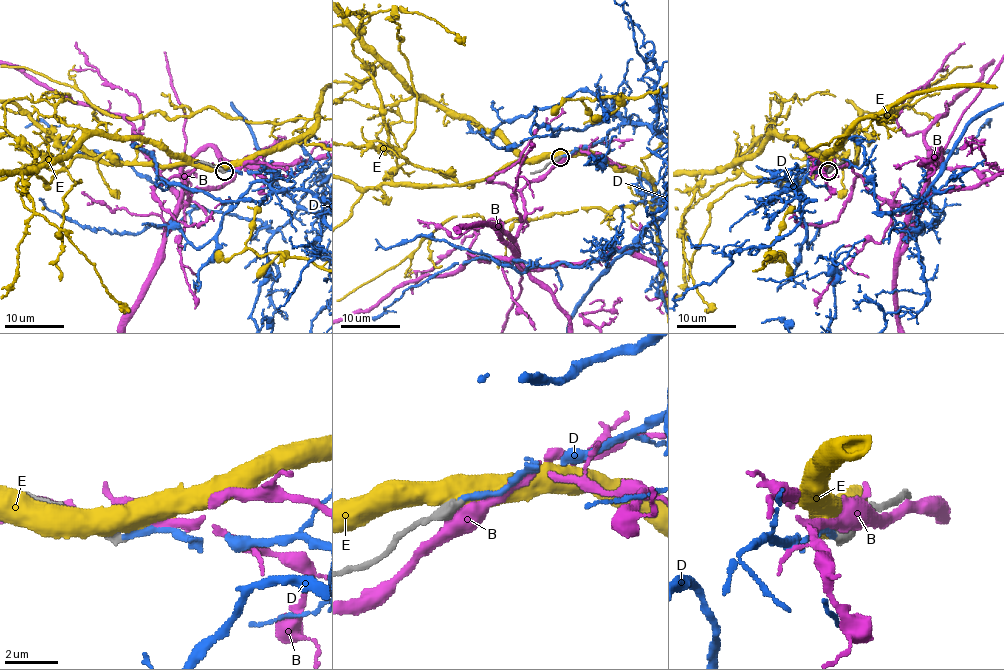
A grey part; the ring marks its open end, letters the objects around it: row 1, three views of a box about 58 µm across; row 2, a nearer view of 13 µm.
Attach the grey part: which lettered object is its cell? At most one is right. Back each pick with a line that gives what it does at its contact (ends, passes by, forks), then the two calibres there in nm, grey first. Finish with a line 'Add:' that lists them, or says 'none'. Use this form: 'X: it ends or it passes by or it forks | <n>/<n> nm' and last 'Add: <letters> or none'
D: it ends | 480/240 nm
Add: D

